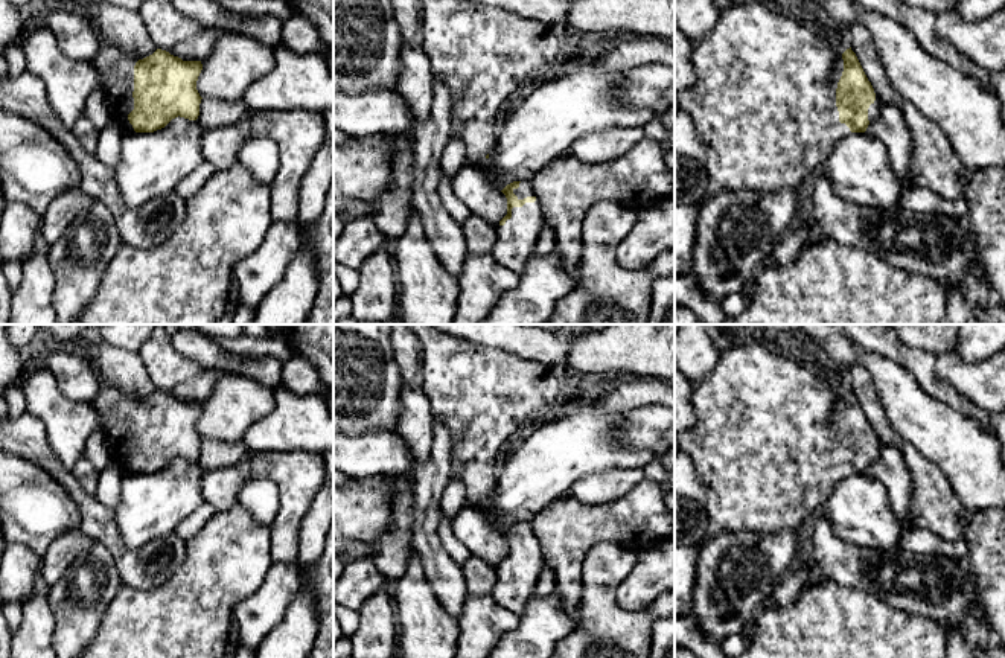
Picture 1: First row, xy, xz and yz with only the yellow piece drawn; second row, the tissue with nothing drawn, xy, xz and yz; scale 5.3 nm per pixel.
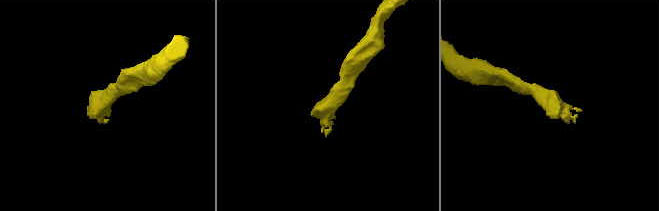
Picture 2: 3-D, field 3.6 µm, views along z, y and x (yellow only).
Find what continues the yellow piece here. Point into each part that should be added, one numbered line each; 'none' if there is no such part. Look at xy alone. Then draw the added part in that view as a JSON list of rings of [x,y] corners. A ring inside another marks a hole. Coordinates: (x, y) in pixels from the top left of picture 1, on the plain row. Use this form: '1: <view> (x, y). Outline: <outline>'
1: xy (116, 412). Outline: [[[104,385],[93,404],[99,414],[99,430],[107,437],[116,463],[132,469],[128,455],[134,451],[136,402],[126,398],[120,390]]]

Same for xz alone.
1: xz (515, 584). Outline: [[[539,542],[512,550],[512,559],[496,567],[496,583],[492,589],[495,602],[516,615],[522,615],[527,602],[545,567]]]

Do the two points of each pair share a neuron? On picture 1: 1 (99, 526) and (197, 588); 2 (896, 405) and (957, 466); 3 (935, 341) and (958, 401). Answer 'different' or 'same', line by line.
1: different
2: same
3: different

